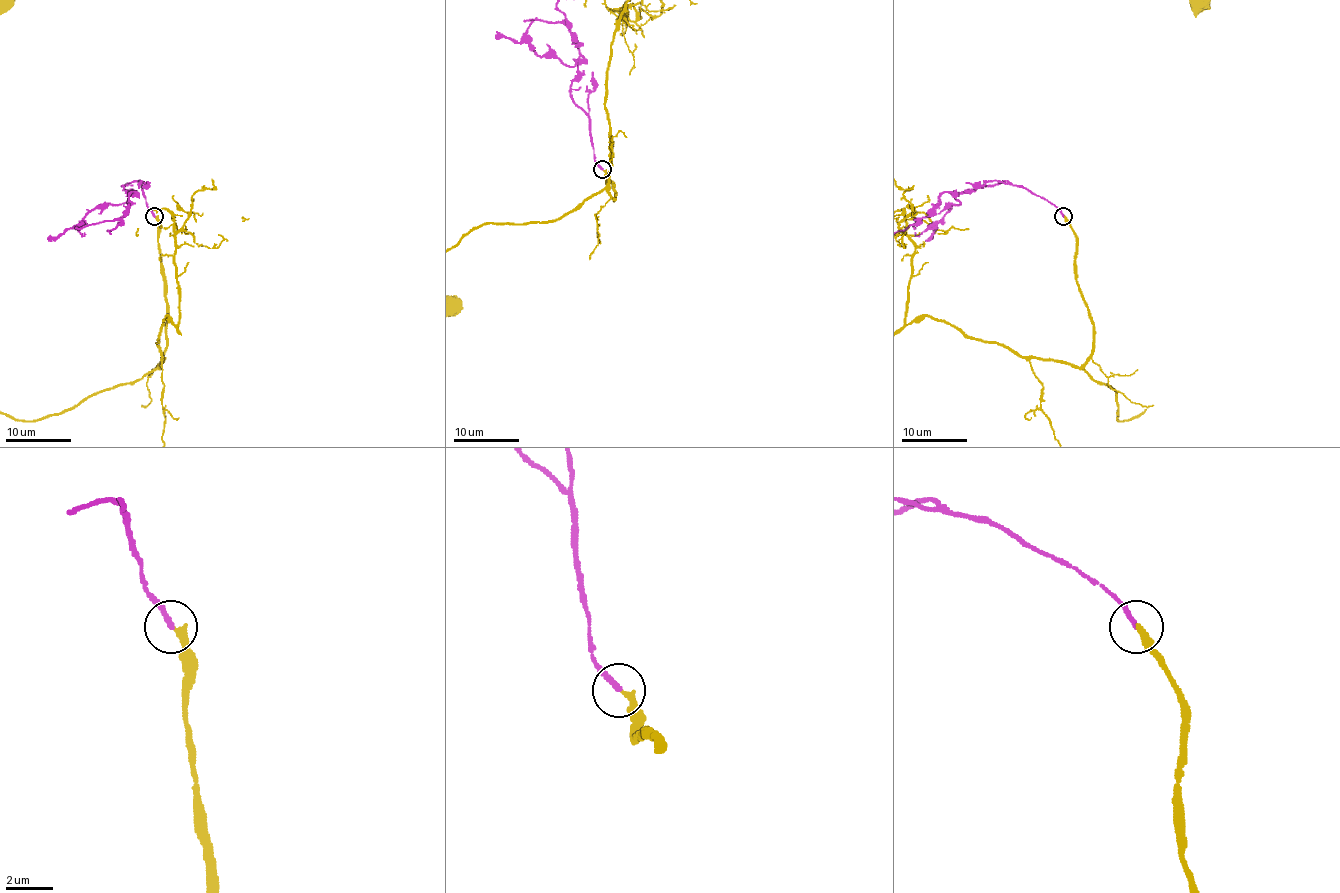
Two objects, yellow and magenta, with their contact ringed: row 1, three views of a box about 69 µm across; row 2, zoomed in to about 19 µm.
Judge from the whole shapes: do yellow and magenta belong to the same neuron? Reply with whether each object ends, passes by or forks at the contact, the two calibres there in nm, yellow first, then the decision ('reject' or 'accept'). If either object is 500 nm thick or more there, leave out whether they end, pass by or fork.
yellow ends there; magenta ends there; 280 nm thick on the yellow side, 200 nm on the other; reject

